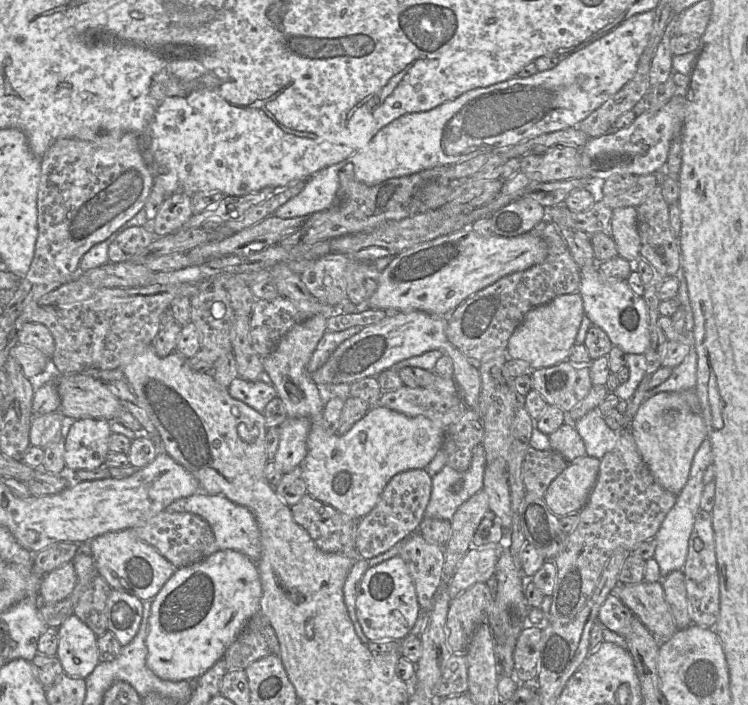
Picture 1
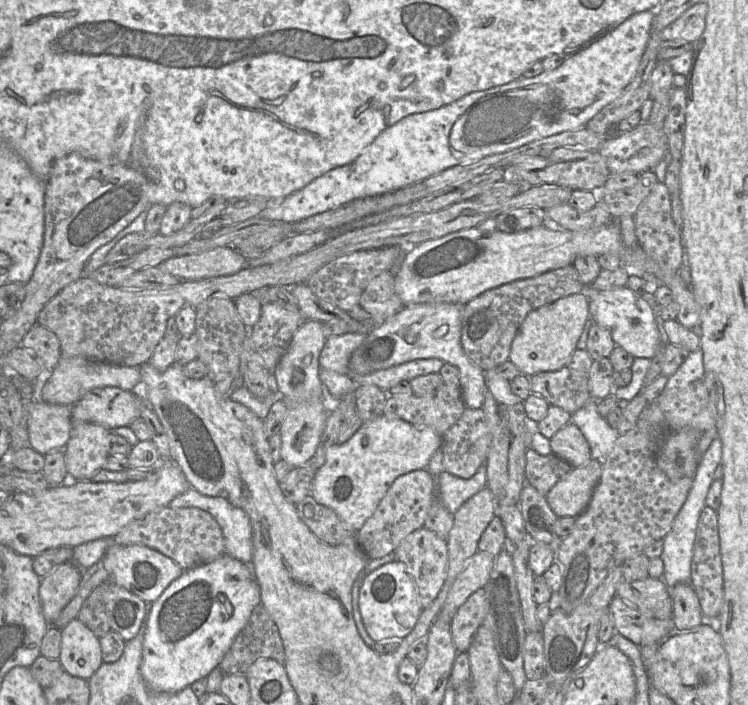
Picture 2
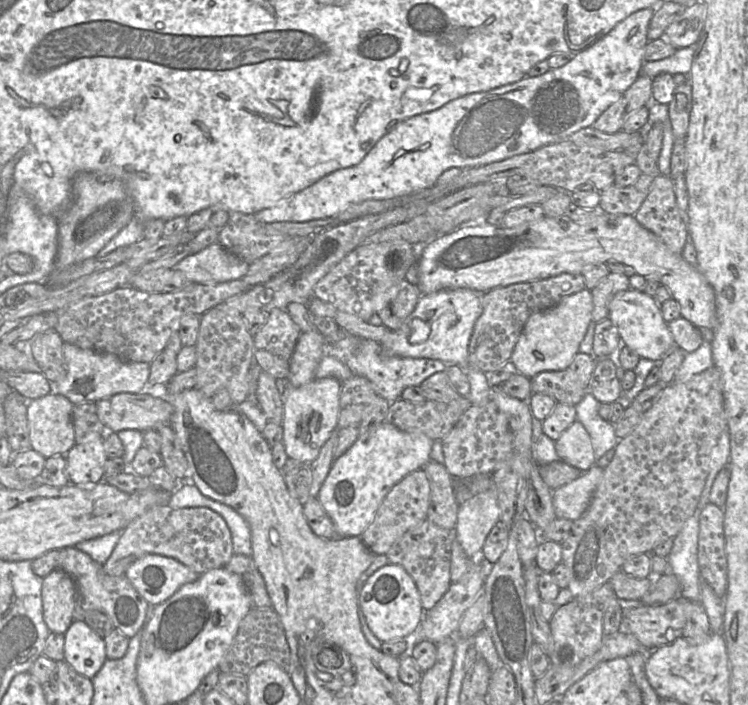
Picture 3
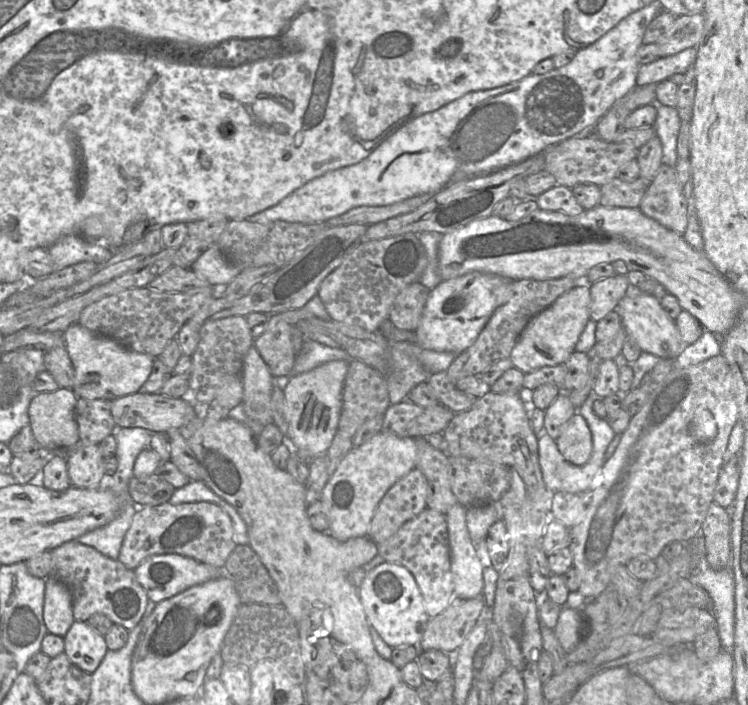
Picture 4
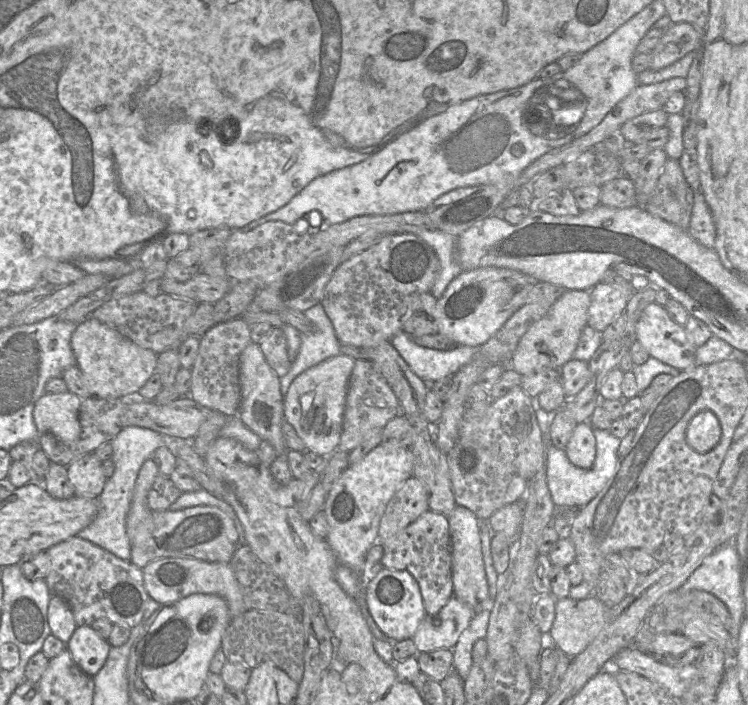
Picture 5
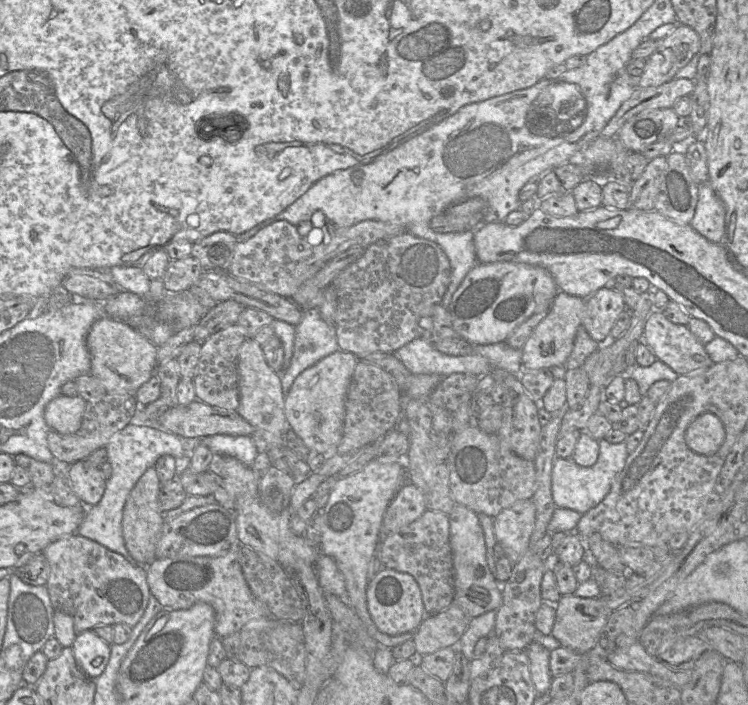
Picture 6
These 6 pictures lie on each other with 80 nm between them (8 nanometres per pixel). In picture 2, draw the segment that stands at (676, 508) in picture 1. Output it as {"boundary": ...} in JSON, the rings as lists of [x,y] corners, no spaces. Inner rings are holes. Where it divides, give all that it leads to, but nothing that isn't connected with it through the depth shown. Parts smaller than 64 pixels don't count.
{"boundary":[[[716,437],[710,444],[707,451],[700,458],[697,470],[693,479],[693,485],[688,497],[675,517],[671,530],[663,538],[663,551],[660,558],[664,564],[663,580],[668,587],[678,583],[689,583],[691,575],[691,562],[693,557],[696,530],[701,511],[706,506],[706,497],[709,488],[714,481],[714,472],[721,465],[722,441]]]}

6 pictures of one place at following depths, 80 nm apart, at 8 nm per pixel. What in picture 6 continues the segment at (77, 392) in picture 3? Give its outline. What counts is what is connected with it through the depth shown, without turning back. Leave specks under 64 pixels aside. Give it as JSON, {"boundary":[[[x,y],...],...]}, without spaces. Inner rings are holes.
{"boundary":[[[103,316],[96,320],[86,337],[91,358],[90,374],[111,394],[134,394],[149,380],[157,367],[157,349],[144,335],[131,326]]]}

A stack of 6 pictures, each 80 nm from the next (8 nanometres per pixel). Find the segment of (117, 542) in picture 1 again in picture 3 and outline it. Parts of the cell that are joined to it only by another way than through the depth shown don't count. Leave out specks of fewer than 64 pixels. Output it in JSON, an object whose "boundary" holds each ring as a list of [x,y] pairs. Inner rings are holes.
{"boundary":[[[146,554],[133,562],[124,576],[148,604],[158,605],[200,574],[172,557]]]}

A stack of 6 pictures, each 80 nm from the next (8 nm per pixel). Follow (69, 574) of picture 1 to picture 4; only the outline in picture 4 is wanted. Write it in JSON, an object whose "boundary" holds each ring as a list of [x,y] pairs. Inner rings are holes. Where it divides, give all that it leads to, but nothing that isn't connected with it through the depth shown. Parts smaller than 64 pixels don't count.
{"boundary":[[[55,577],[46,580],[43,618],[50,634],[64,637],[73,623],[72,594],[69,587]]]}

